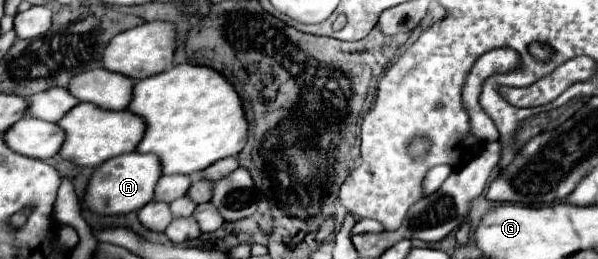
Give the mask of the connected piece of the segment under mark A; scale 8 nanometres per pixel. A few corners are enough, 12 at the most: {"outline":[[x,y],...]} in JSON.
{"outline":[[155,154],[109,158],[91,174],[83,208],[121,216],[153,200]]}

